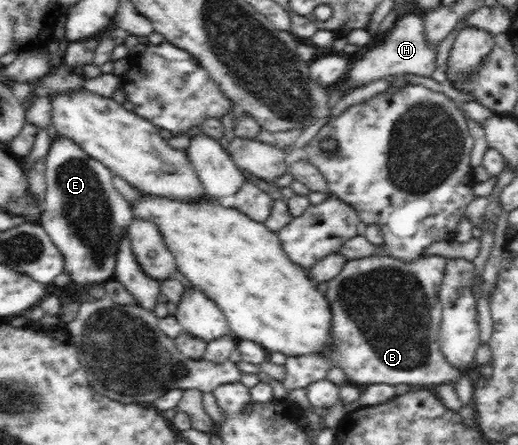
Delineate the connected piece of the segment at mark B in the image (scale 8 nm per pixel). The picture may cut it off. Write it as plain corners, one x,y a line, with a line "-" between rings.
374,255
348,260
338,276
326,285
326,298
333,313
334,345
326,357
308,354
288,358
284,365
283,387
288,391
305,389
316,381
326,379
326,371
332,364
340,364
352,385
406,384
432,389
443,384
455,384
462,371
452,367
438,344
438,329
443,306
439,303
439,287
443,283
447,259
426,256
416,262
402,262
388,255

